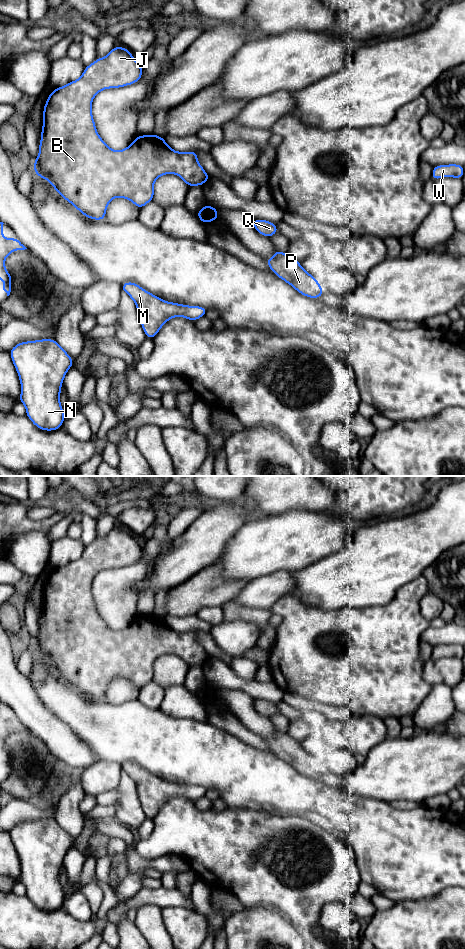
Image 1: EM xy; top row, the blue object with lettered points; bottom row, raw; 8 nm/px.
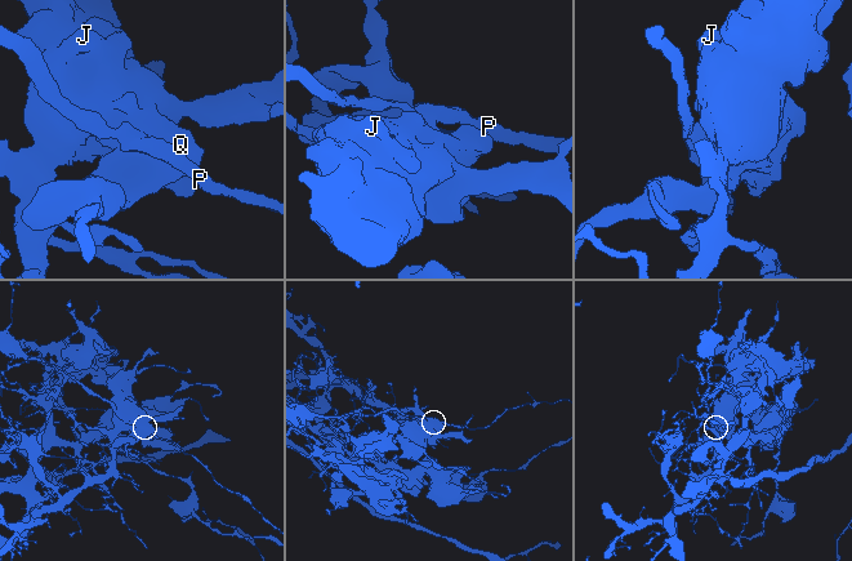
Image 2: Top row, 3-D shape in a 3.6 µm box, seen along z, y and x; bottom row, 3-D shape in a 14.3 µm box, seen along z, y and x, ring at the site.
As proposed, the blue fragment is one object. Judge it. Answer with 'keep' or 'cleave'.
cleave

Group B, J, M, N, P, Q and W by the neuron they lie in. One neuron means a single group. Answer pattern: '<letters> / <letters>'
B J M N Q W / P

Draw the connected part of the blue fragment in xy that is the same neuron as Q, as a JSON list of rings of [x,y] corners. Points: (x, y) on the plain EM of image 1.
[[[263,699],[253,700],[253,707],[260,715],[267,718],[279,712],[275,703]]]

